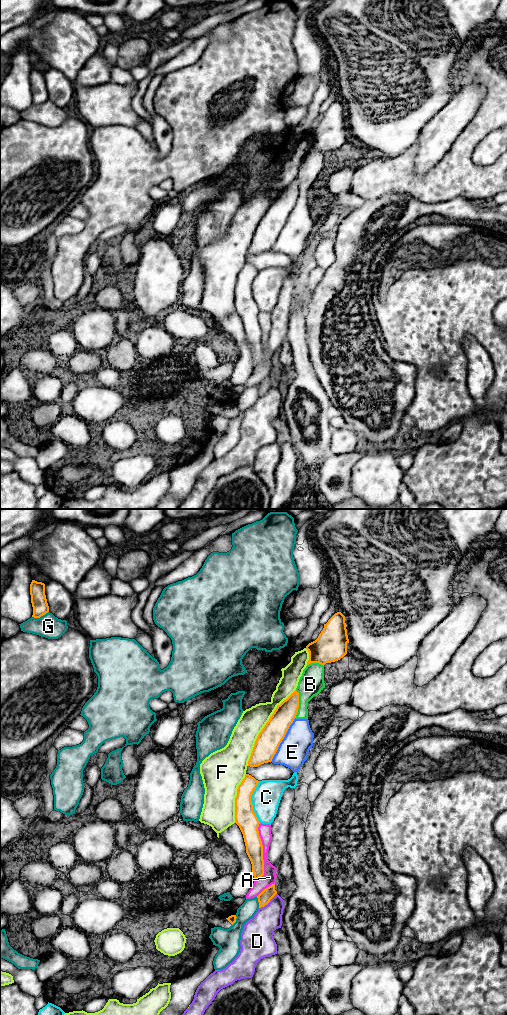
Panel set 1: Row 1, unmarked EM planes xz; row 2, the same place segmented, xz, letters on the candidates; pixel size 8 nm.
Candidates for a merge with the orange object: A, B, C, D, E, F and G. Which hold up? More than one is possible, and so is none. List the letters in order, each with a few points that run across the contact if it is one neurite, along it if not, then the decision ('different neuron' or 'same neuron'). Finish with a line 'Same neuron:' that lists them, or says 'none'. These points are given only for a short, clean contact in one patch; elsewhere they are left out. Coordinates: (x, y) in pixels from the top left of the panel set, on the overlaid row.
A: different neuron
B: different neuron
C: xz (258, 781), (251, 797), (251, 803), (252, 810), (259, 823) | different neuron
D: different neuron
E: different neuron
F: different neuron
G: different neuron
Same neuron: none

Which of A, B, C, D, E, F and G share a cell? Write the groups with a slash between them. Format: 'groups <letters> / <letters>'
groups A B E / C / D / F / G

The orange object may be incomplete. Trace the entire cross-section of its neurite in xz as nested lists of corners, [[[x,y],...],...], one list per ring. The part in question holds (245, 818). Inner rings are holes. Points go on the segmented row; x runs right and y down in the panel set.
[[[246,774],[238,786],[235,798],[235,823],[243,834],[246,853],[252,864],[254,881],[264,875],[263,845],[258,831],[260,823],[251,802],[258,783],[258,780]]]

